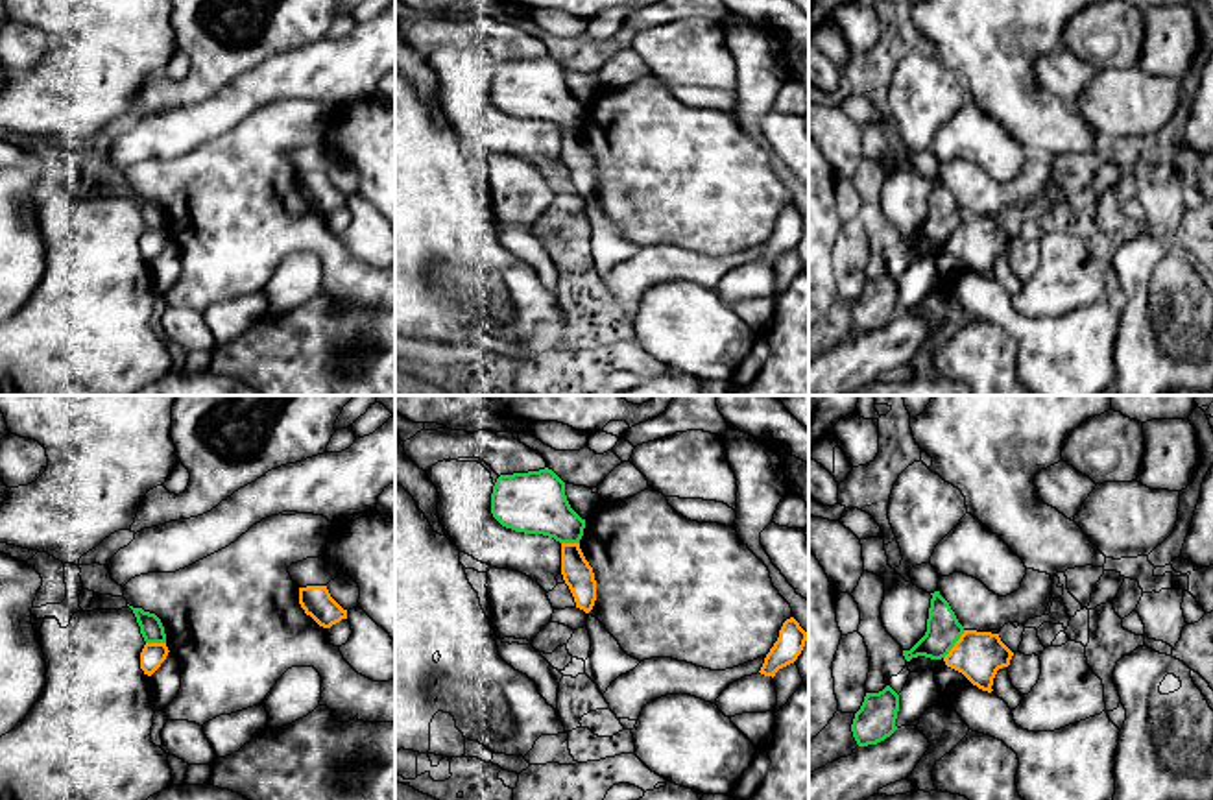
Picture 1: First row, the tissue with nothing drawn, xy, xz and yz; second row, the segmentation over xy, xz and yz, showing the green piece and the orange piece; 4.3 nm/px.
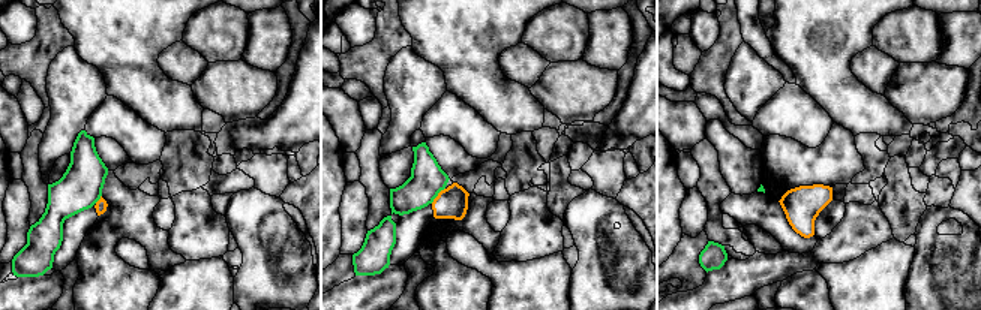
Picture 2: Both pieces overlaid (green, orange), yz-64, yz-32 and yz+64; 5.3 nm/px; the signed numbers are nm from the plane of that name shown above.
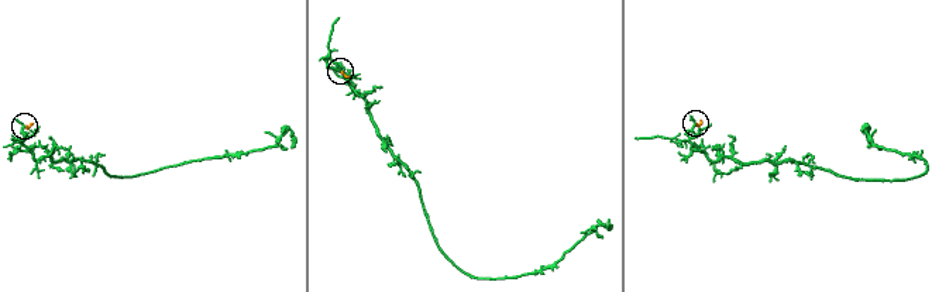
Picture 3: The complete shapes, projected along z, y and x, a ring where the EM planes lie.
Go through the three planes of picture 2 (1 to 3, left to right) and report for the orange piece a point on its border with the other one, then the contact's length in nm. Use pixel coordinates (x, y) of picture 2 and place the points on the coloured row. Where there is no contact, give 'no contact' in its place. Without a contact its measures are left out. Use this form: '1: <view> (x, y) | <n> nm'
1: yz-64 (98, 199) | 60 nm
2: yz-32 (437, 195) | 120 nm
3: no contact

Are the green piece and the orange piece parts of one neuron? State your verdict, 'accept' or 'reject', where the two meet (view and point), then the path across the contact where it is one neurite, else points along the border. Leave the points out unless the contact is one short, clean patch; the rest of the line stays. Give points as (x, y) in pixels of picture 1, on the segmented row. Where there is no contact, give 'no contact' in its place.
reject; meets green in yz at (953, 645); border along yz (964, 630), (944, 658)

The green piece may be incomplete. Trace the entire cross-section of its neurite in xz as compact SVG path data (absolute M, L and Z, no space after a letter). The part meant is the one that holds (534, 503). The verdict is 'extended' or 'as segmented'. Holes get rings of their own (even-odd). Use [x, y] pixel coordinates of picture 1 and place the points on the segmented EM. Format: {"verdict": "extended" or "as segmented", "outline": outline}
{"verdict": "as segmented", "outline": "M548 467L500 475L491 493L491 514L506 528L559 543L580 543L585 528L585 519L567 501L565 482Z"}

